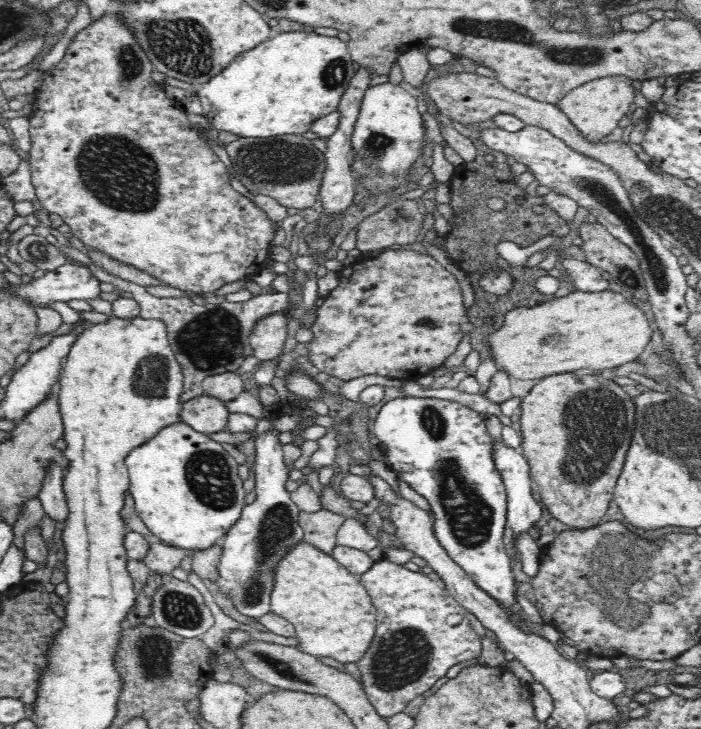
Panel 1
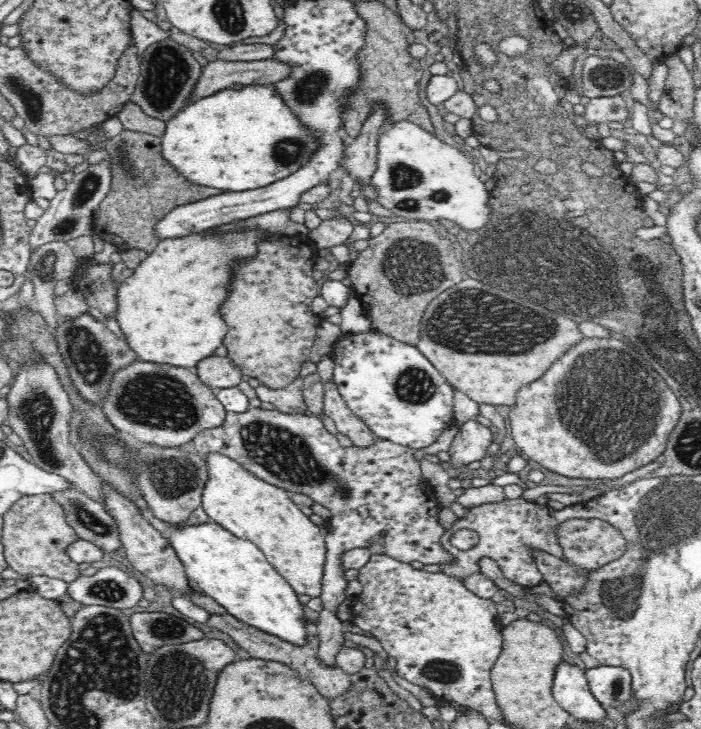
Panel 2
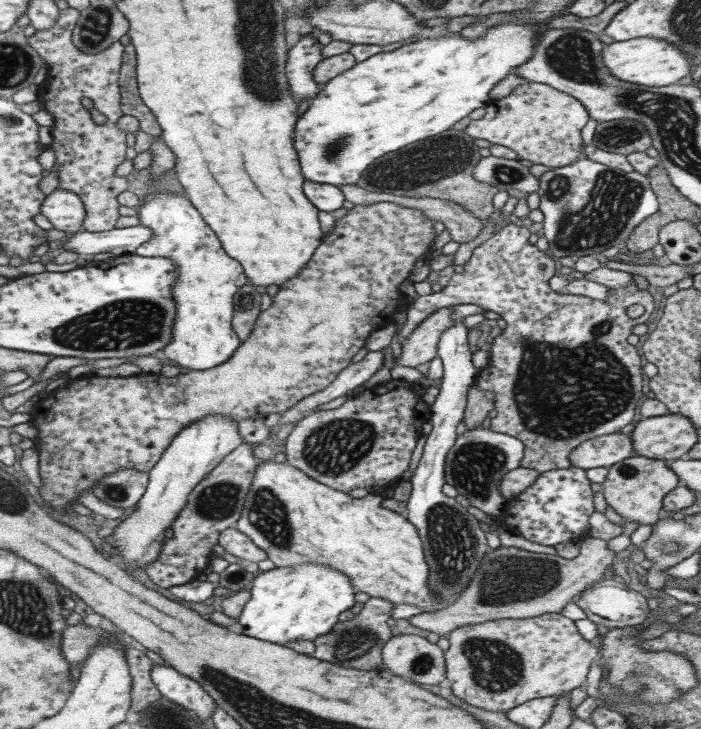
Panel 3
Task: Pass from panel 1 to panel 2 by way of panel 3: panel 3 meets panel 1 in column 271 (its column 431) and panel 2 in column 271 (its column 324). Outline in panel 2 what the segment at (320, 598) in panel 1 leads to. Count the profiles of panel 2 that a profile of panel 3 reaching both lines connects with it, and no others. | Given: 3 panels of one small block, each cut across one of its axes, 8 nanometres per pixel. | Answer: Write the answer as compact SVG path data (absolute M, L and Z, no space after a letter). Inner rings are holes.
M210 452L204 456L208 467L208 480L204 485L201 506L209 518L234 536L258 545L271 565L297 594L318 598L327 548L321 527L300 511L290 499L290 493L260 480L249 470L228 456Z

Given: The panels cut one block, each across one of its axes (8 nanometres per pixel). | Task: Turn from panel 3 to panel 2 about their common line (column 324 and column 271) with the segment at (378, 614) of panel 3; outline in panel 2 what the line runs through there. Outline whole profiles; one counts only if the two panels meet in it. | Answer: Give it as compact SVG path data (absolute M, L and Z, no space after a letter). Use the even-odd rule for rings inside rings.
M228 612L226 614L210 613L207 625L212 628L218 628L218 630L222 632L226 632L240 648L247 650L254 658L281 662L297 670L304 679L308 679L314 684L318 692L328 699L328 702L331 702L336 695L341 695L349 691L351 685L349 674L338 666L327 668L326 664L318 659L318 655L316 655L316 652L318 652L318 637L316 636L308 637L307 643L304 646L294 645L256 627L244 624L241 620L234 618L234 616Z

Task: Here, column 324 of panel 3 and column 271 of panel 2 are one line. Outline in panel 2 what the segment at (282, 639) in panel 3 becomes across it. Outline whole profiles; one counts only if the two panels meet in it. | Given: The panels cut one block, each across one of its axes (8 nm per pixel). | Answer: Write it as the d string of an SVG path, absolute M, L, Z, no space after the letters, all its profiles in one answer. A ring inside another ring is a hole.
M212 520L204 524L174 528L166 533L166 537L182 561L187 578L204 594L221 604L226 612L241 620L242 623L256 627L288 643L298 646L304 646L307 643L307 638L310 636L306 633L308 620L302 611L304 605L298 601L296 597L298 594L282 576L278 575L277 570L269 563L257 544L234 536Z

